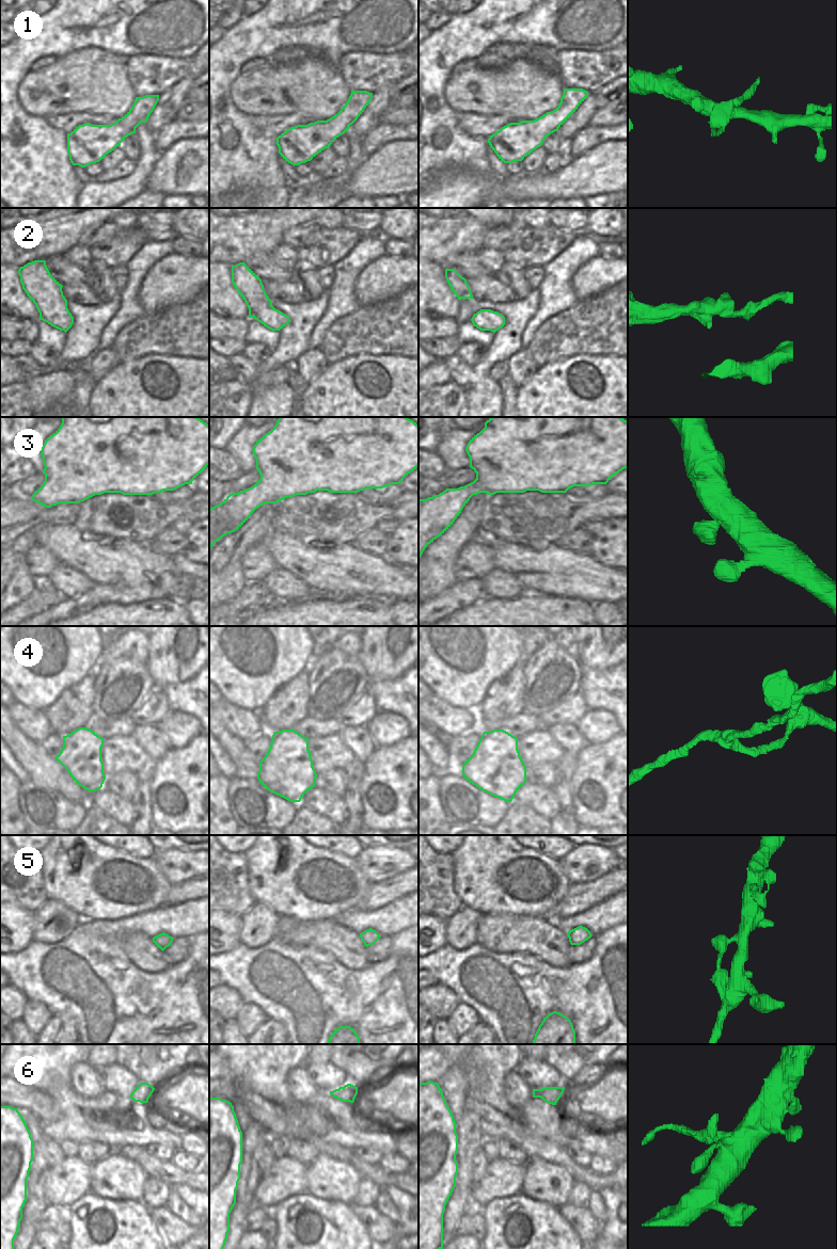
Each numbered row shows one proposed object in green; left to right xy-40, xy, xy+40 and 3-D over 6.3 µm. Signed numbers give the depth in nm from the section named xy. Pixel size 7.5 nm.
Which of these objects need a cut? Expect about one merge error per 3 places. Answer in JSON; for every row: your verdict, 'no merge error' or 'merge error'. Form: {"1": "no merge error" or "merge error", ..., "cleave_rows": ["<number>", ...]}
{"1": "no merge error", "2": "no merge error", "3": "no merge error", "4": "no merge error", "5": "no merge error", "6": "merge error", "cleave_rows": ["6"]}

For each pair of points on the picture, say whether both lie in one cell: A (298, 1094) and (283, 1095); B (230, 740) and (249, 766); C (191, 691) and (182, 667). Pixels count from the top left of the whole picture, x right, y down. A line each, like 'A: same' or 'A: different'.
A: different
B: same
C: different

